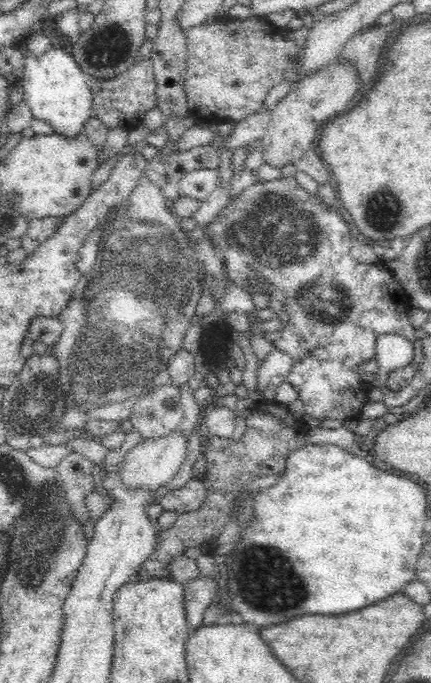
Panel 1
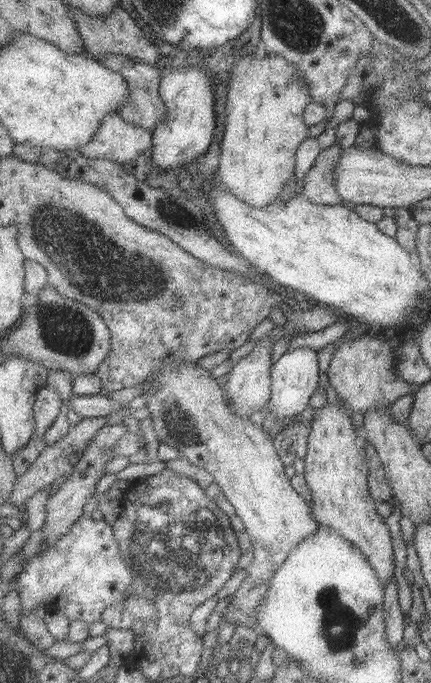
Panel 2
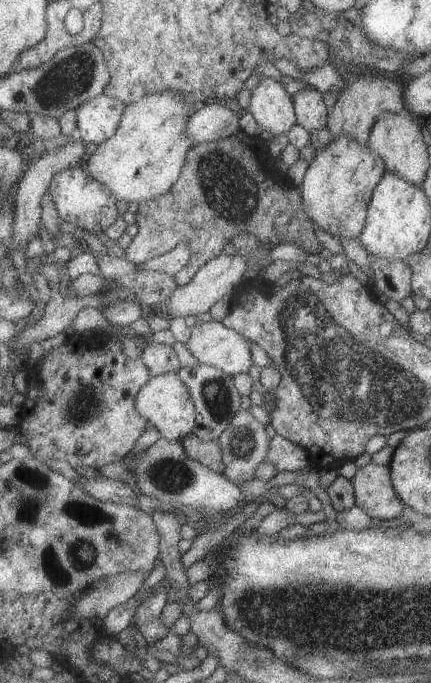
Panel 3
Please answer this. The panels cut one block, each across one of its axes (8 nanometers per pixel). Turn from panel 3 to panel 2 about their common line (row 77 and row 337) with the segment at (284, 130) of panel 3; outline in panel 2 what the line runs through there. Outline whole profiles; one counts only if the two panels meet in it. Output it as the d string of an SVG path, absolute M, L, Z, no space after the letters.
M269 336L259 338L259 342L255 344L253 350L229 372L229 380L224 388L227 390L227 402L231 404L231 408L235 410L237 416L251 418L253 412L263 411L269 407L273 390L271 385L273 385L274 364L271 362L271 350L273 350L274 343Z

